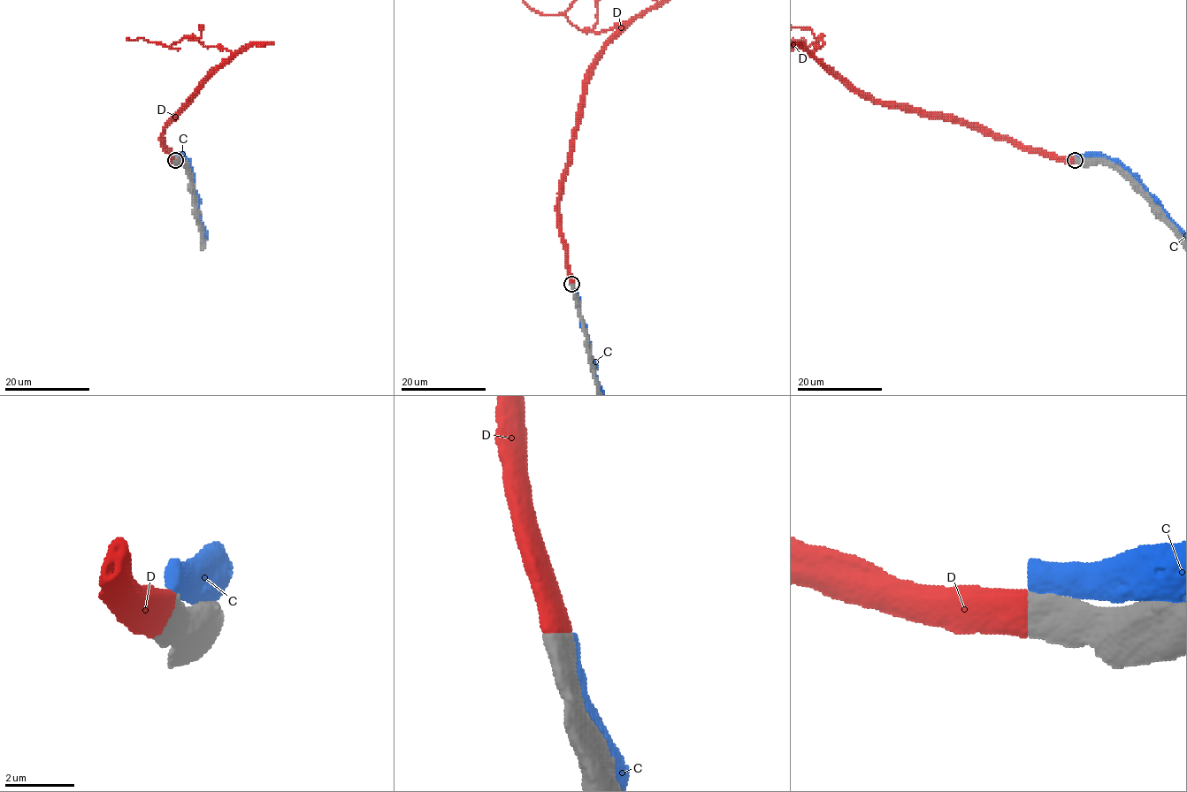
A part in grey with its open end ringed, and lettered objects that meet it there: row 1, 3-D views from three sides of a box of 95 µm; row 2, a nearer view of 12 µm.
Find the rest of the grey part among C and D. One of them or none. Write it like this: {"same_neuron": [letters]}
{"same_neuron": ["D"]}

